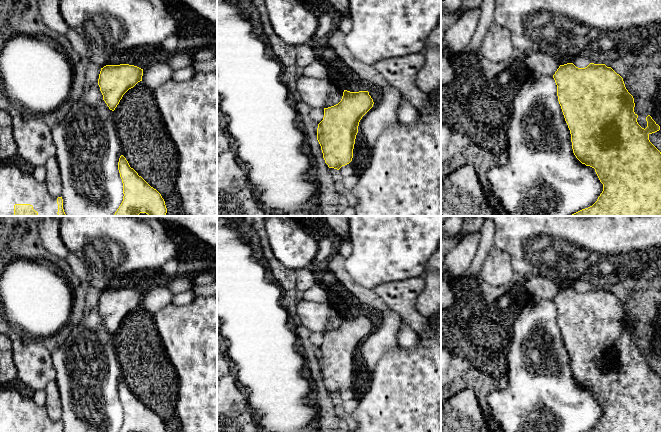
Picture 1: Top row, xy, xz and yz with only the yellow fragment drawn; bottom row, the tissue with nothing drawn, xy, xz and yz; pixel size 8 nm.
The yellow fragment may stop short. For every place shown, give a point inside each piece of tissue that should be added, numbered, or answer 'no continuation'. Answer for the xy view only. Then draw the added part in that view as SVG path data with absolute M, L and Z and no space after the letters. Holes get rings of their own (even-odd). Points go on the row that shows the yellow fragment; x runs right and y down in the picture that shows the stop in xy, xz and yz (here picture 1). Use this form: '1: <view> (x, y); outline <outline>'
1: xy (16, 187); outline M15 164L0 165L0 216L14 216L15 204L32 205L38 216L59 216L57 198L50 195L45 182L37 182L33 174L23 172Z

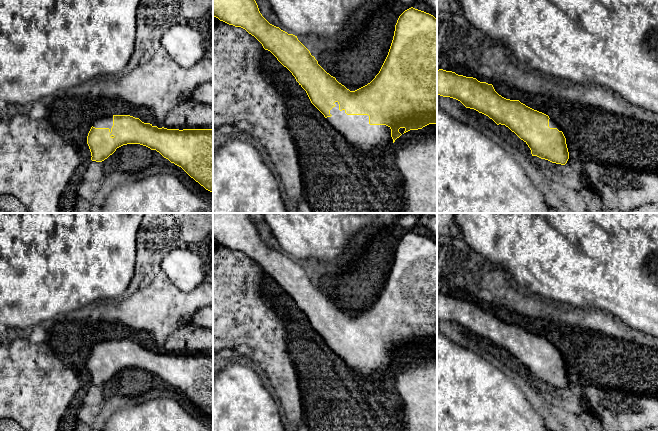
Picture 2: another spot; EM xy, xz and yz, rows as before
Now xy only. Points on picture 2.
1: xy (105, 122); outline M113 116L102 117L95 121L93 127L95 128L109 128L111 132L111 128L113 126Z

